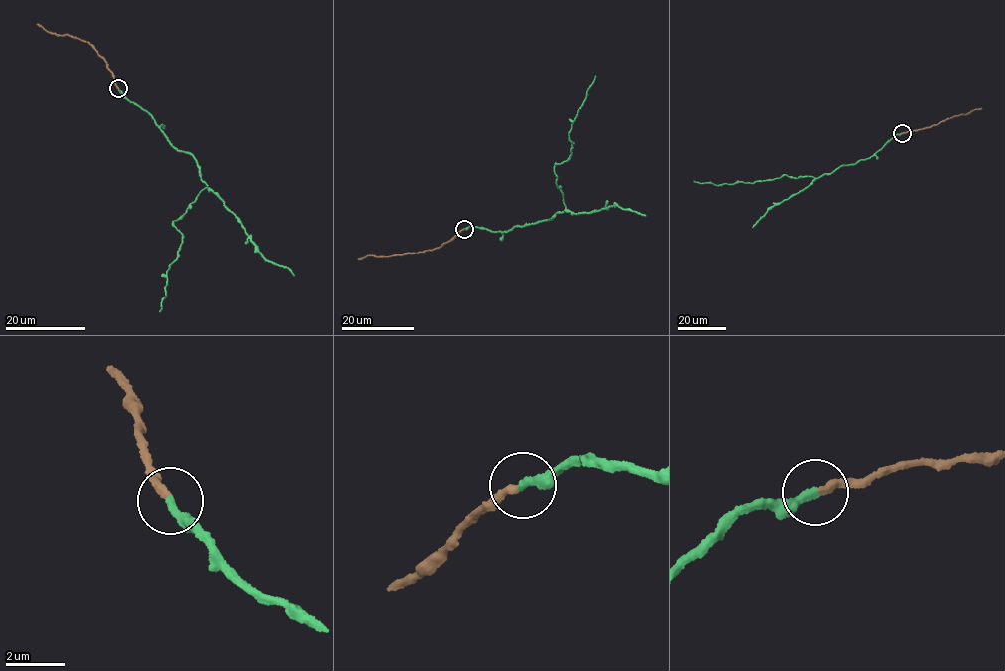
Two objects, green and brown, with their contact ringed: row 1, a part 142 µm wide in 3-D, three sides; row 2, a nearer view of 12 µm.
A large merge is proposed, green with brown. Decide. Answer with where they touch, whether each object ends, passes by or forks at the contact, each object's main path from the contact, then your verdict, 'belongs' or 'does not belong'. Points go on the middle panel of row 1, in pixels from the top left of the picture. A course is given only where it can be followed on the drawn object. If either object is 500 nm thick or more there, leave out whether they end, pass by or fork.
place (464, 229); green ends; brown ends; course green (464, 229), (508, 232), (564, 211), (554, 166), (571, 153), (569, 131), (595, 75); course brown (464, 229), (438, 248), (383, 257), (371, 254), (358, 259); belongs

